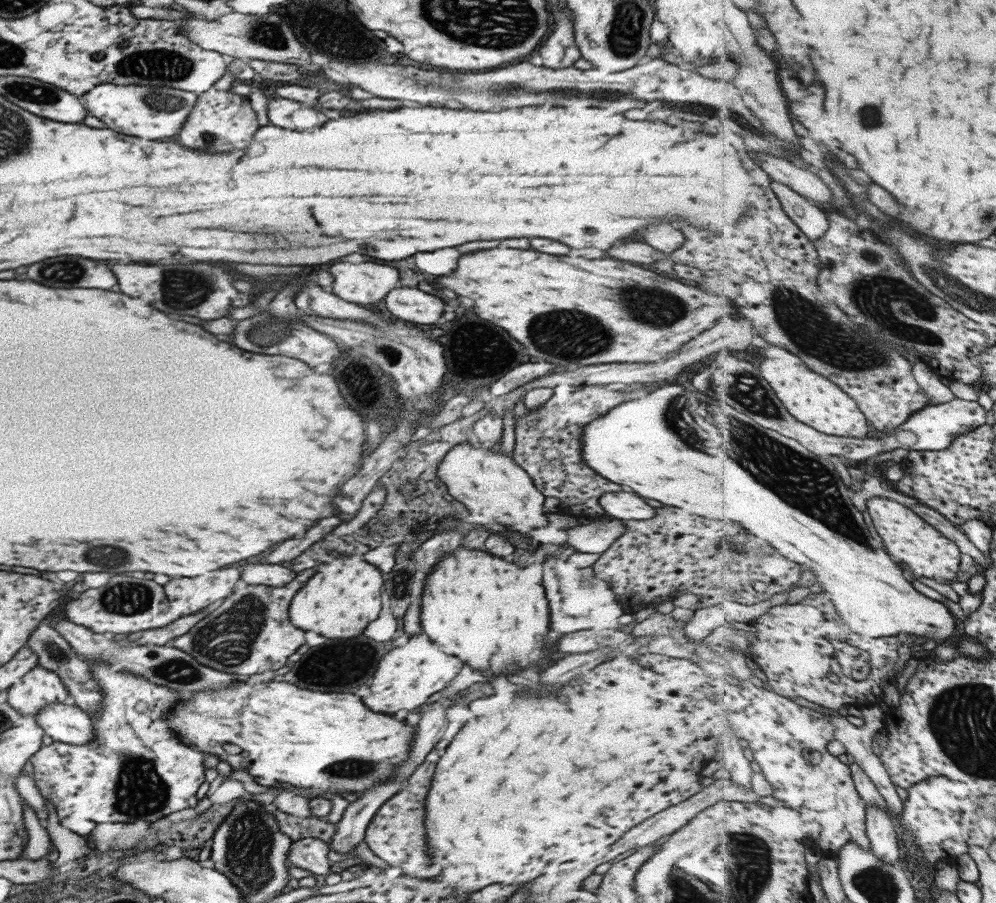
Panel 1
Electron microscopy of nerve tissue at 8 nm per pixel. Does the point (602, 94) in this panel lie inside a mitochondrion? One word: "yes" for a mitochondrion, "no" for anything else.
yes

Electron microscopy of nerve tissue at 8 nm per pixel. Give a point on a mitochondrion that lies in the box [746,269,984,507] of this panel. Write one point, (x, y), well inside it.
(807, 324)

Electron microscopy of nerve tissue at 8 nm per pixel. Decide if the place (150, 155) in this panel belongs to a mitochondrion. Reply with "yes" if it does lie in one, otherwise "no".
no

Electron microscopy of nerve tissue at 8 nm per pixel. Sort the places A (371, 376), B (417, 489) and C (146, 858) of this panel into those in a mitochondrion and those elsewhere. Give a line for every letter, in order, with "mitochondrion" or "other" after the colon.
A: mitochondrion
B: other
C: other

